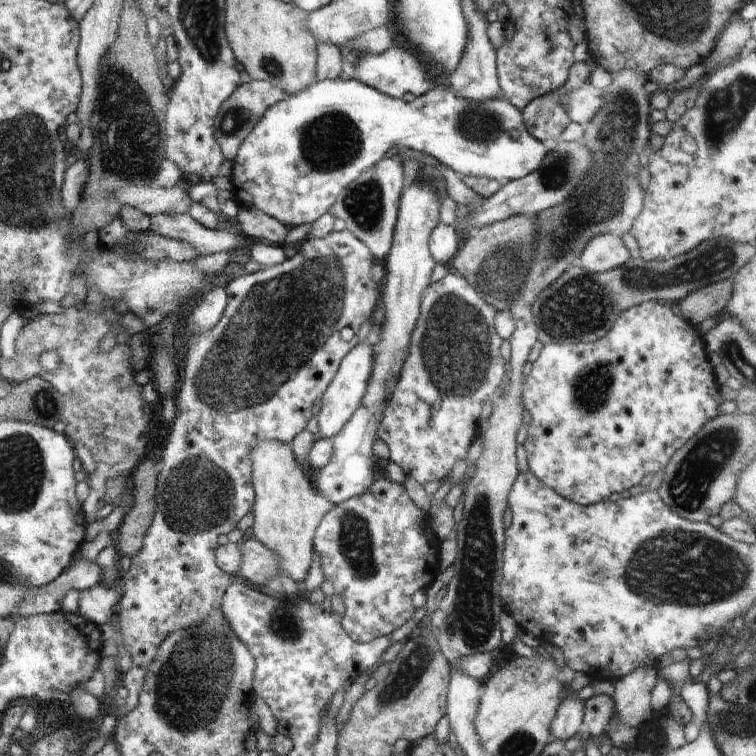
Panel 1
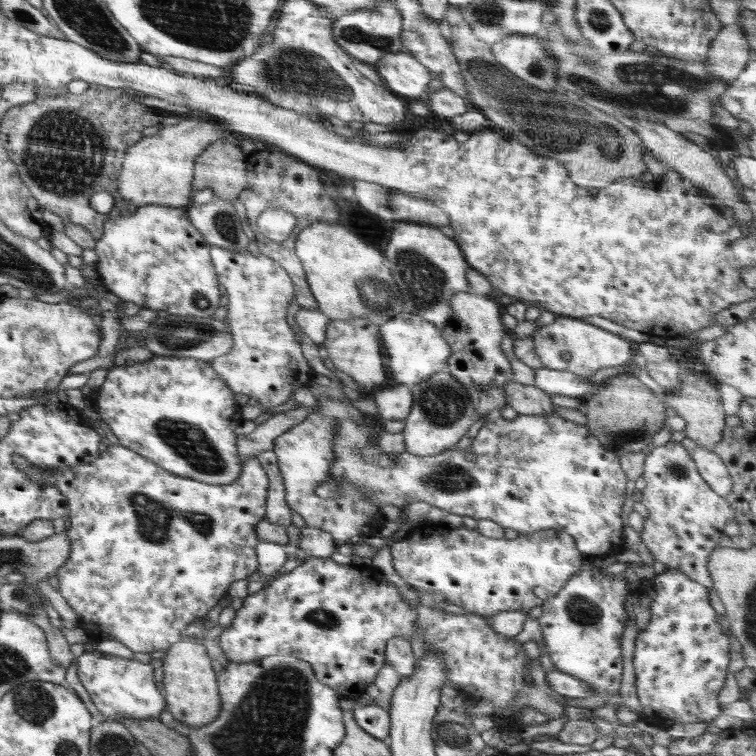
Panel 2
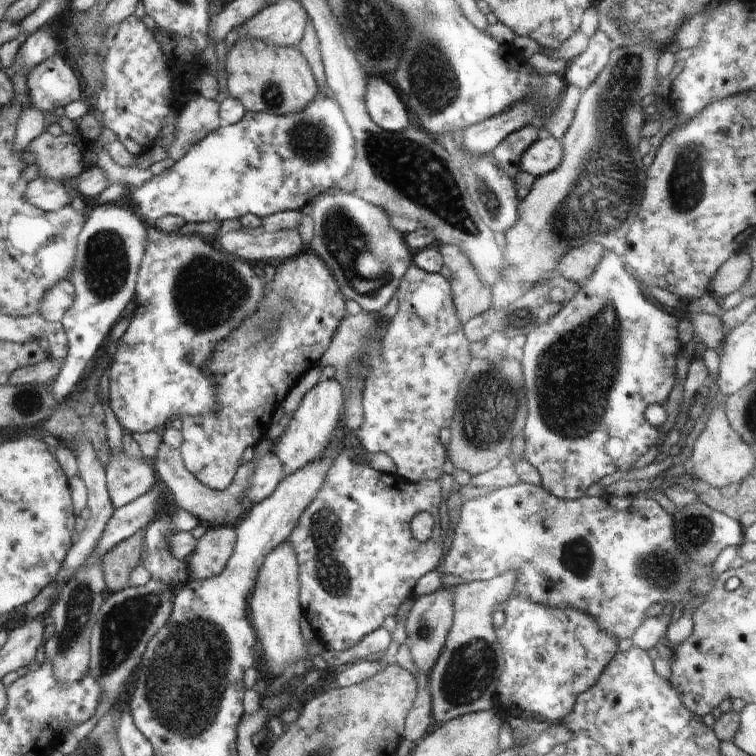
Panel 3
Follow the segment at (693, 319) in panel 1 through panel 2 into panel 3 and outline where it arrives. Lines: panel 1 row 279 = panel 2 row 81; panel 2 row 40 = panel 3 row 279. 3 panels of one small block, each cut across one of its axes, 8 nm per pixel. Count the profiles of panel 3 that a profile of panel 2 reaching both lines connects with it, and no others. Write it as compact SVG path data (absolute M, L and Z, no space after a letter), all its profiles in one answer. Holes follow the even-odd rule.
M743 248L732 253L711 280L709 288L712 296L716 299L726 297L742 288L747 281L751 266L752 259Z

